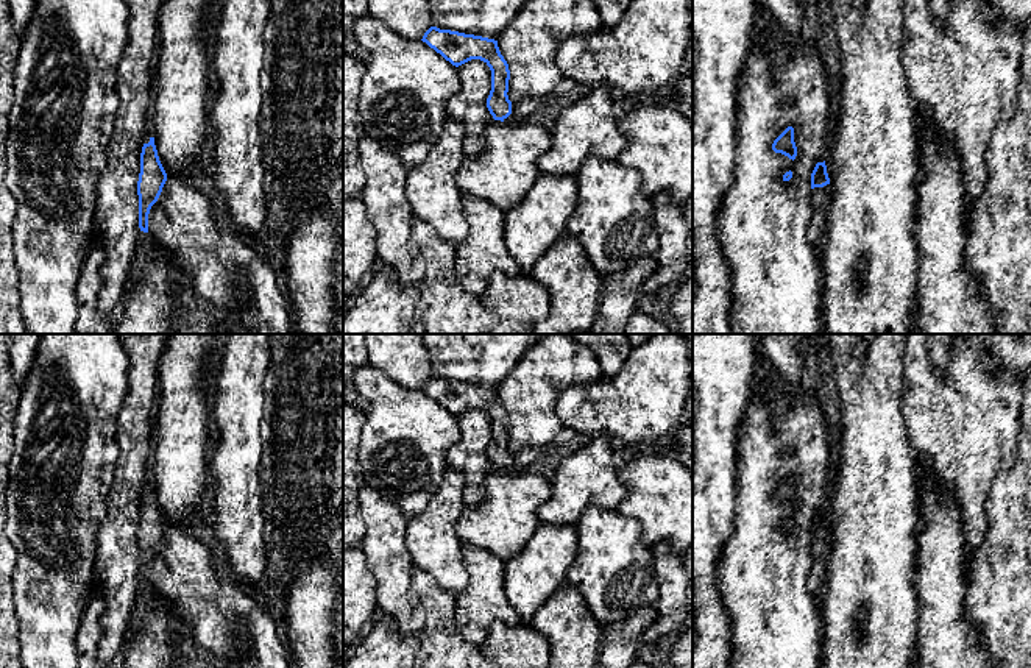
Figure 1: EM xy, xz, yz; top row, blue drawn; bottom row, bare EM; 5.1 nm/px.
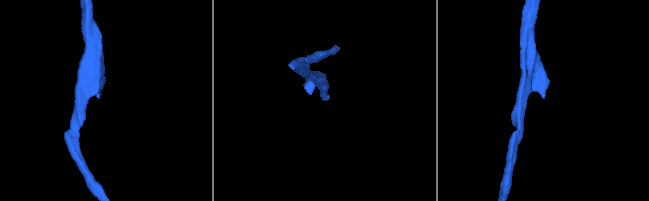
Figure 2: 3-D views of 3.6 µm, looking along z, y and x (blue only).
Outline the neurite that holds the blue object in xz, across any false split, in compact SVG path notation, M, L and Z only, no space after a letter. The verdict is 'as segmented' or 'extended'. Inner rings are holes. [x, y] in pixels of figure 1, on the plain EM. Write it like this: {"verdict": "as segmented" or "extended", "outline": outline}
{"verdict": "extended", "outline": "M430 376L423 389L452 415L459 417L471 409L484 410L491 420L491 440L487 457L494 470L524 473L529 467L540 465L555 443L541 448L524 448L516 453L508 449L508 414L499 401L498 390Z"}

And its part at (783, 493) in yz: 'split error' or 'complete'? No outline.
complete

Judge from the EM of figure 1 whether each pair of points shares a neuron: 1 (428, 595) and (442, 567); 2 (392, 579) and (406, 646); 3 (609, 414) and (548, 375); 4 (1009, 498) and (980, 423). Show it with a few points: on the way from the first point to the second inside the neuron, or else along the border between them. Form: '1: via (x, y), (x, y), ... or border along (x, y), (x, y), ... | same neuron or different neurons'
1: border along (418, 568), (456, 595) | different neurons
2: border along (384, 614), (389, 614), (400, 629) | different neurons
3: border along (602, 376), (559, 397), (562, 423) | different neurons
4: border along (1014, 458), (1014, 462), (994, 483), (986, 509) | different neurons

